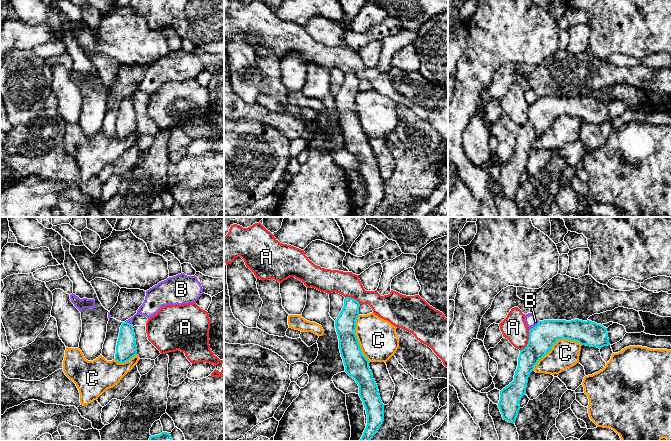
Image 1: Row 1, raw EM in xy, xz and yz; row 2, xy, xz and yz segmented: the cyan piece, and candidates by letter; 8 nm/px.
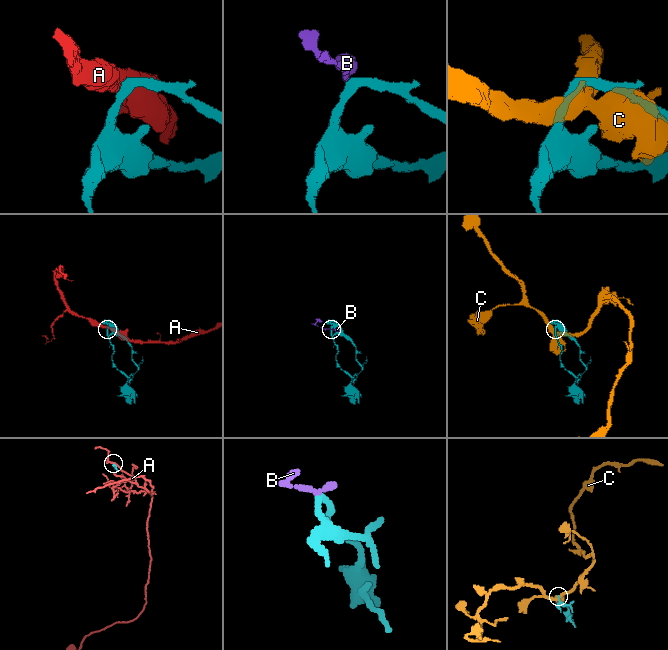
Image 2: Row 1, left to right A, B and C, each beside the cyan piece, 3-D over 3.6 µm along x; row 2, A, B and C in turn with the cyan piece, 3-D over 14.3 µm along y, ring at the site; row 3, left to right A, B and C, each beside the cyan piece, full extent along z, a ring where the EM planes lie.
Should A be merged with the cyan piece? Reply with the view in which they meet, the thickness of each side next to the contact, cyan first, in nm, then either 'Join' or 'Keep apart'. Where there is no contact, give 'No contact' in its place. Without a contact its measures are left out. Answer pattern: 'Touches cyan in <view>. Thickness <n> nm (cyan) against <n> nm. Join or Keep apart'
Touches cyan in yz. Thickness 220 nm (cyan) against 200 nm. Keep apart

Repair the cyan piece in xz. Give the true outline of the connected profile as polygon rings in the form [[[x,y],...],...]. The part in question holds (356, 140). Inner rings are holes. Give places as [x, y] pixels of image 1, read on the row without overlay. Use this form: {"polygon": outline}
{"polygon": [[[351,73],[344,75],[344,82],[335,96],[339,125],[345,148],[359,162],[359,172],[367,190],[367,201],[360,217],[371,217],[384,197],[384,180],[378,162],[373,155],[369,136],[363,131],[355,110],[359,92],[359,78]]]}

